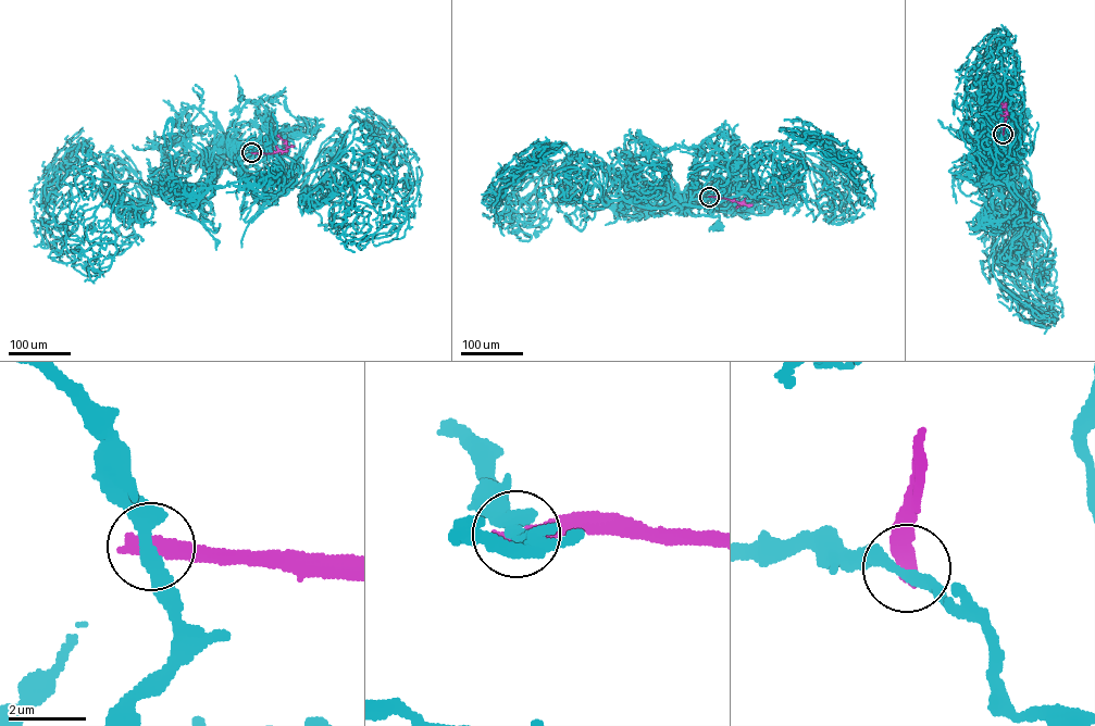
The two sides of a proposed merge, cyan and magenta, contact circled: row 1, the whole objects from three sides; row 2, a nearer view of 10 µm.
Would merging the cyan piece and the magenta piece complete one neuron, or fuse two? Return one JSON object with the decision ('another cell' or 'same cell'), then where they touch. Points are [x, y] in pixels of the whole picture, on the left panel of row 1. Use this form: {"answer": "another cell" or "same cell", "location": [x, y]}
{"answer": "another cell", "location": [251, 152]}

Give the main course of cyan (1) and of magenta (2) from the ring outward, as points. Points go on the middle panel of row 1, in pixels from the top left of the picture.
1: (709, 197), (697, 192), (687, 203), (685, 213), (685, 210), (694, 215), (719, 215), (718, 226)
2: (709, 197), (745, 203), (736, 208)

